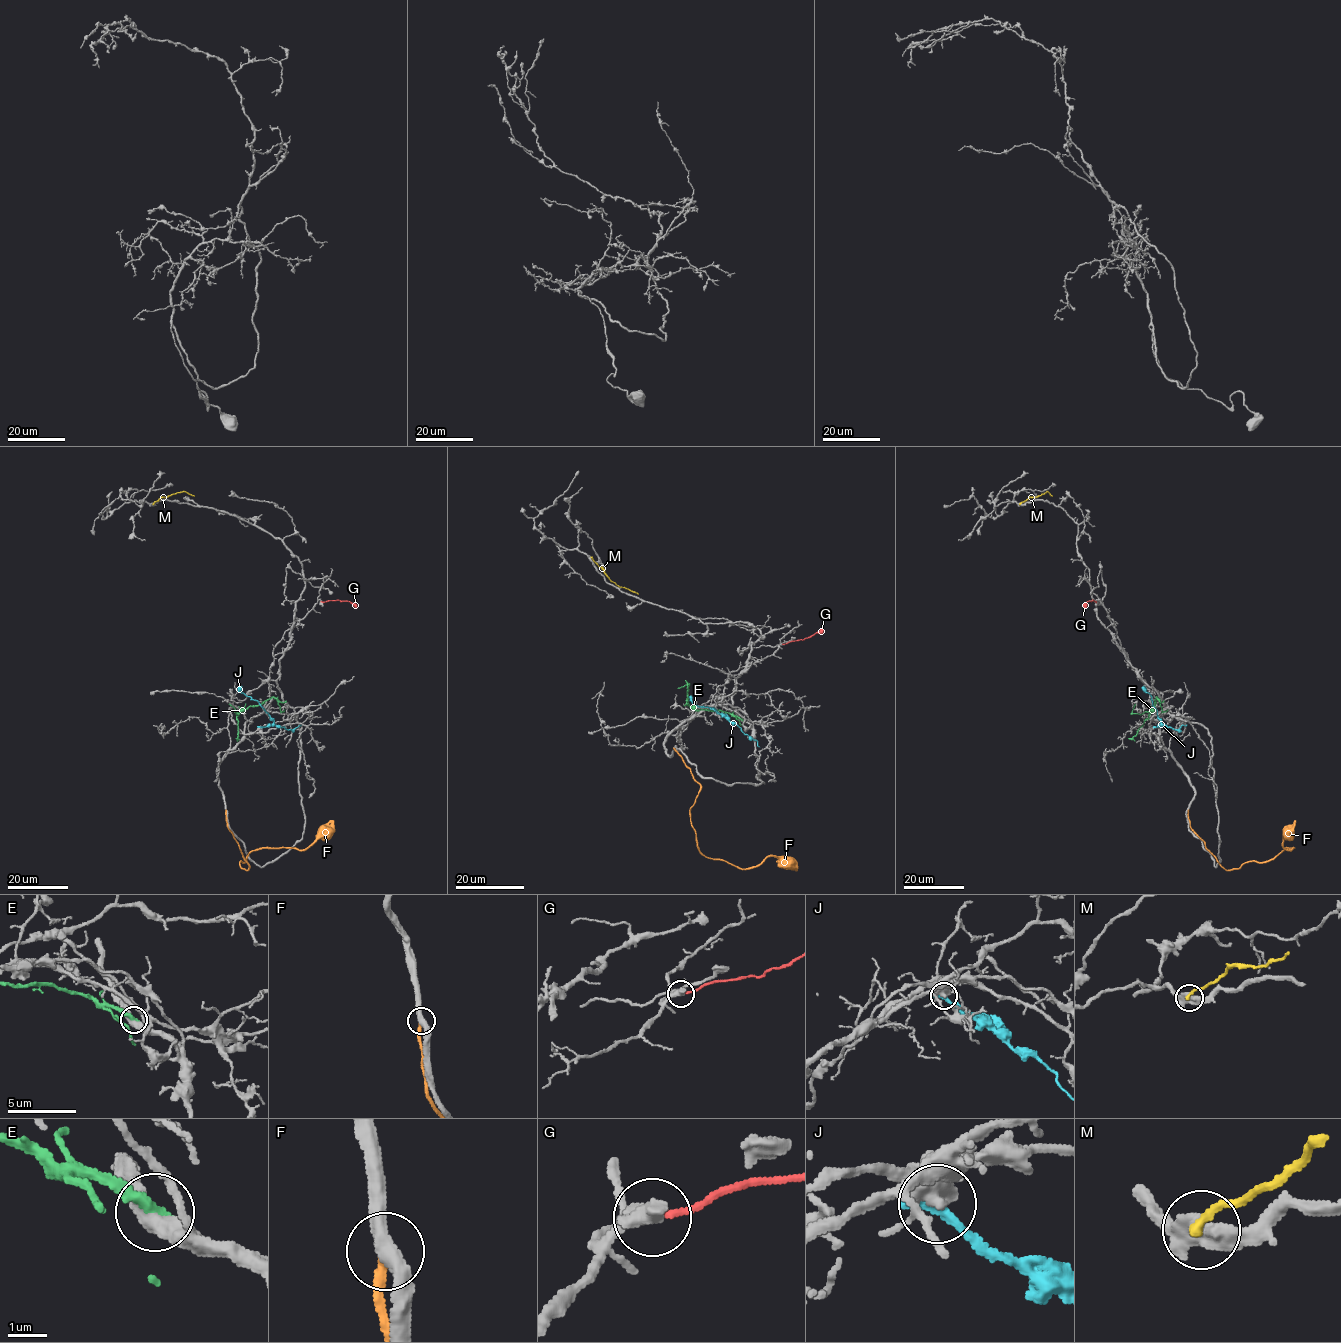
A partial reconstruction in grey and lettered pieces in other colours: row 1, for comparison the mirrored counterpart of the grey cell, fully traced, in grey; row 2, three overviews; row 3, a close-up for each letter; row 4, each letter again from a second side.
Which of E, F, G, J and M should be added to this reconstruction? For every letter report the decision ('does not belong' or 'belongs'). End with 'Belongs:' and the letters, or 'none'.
E: does not belong
F: belongs
G: does not belong
J: does not belong
M: does not belong
Belongs: F

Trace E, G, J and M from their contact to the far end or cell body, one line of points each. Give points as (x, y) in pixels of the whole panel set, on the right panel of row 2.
E: (1162, 702), (1156, 697), (1148, 718), (1134, 736), (1128, 738)
G: (1096, 602), (1089, 601), (1084, 608)
J: (1153, 727), (1158, 726), (1161, 719), (1151, 695), (1142, 686)
M: (1020, 504), (1048, 491), (1052, 496)

